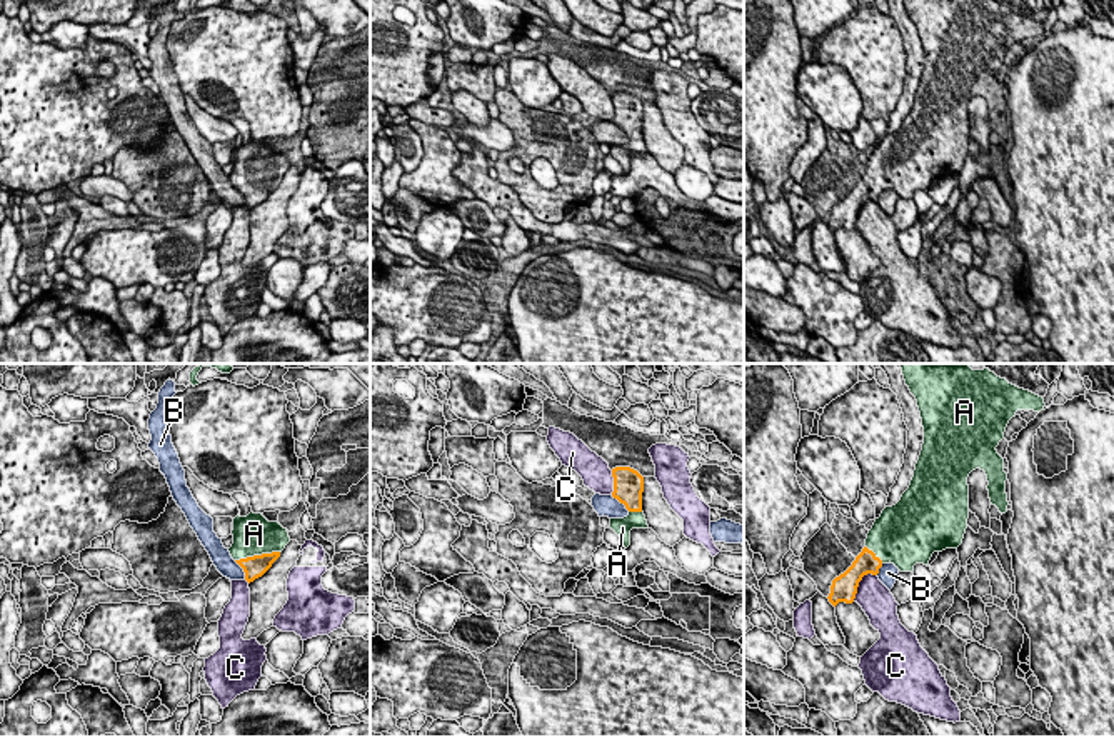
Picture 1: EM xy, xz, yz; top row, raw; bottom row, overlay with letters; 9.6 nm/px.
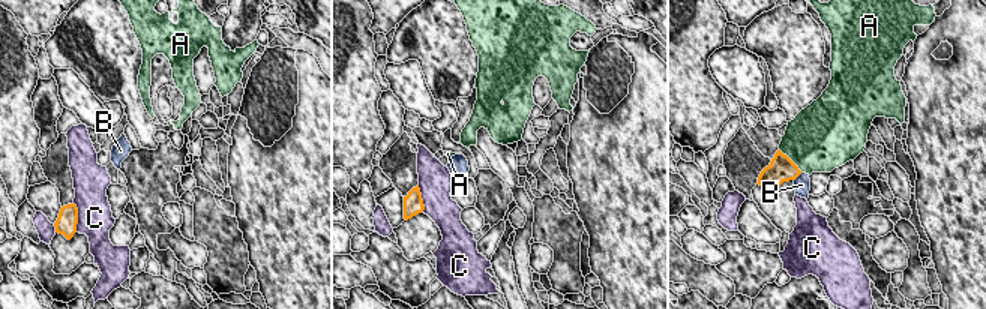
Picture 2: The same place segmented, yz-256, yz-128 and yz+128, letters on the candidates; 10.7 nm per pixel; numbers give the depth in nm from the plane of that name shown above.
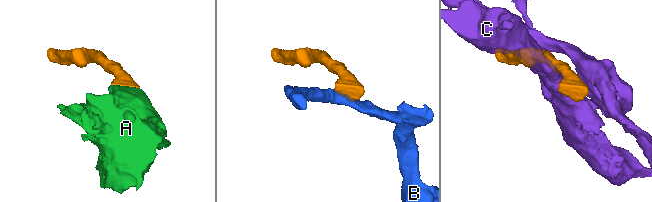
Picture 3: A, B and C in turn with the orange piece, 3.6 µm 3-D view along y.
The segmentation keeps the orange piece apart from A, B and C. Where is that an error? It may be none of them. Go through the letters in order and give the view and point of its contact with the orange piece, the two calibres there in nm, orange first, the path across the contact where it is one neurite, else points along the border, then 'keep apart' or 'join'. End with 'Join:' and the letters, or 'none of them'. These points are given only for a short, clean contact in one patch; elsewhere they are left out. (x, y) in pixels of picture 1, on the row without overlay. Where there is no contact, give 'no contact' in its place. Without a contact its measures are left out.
A: meets orange in xy at (257, 182); 220 nm thick on the orange side, 380 nm on the other; join
B: meets orange in xy at (244, 197); 220 nm thick on the orange side, 190 nm on the other; border along xy (234, 187), (242, 195), (245, 205); keep apart
C: meets orange in yz at (859, 207); 260 nm thick on the orange side, 320 nm on the other; keep apart
Join: A

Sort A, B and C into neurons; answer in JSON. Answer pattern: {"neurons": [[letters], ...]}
{"neurons": [["A"], ["B"], ["C"]]}

